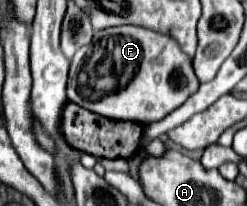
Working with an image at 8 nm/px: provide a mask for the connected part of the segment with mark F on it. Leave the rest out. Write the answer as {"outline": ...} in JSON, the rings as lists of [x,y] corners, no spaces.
{"outline":[[[117,26],[95,32],[93,42],[83,46],[71,60],[69,80],[67,80],[67,98],[89,112],[101,114],[113,120],[129,120],[137,124],[151,124],[163,120],[175,108],[179,108],[191,94],[199,88],[199,80],[193,72],[193,62],[187,54],[181,52],[177,42],[165,34],[139,28],[139,26]]]}

